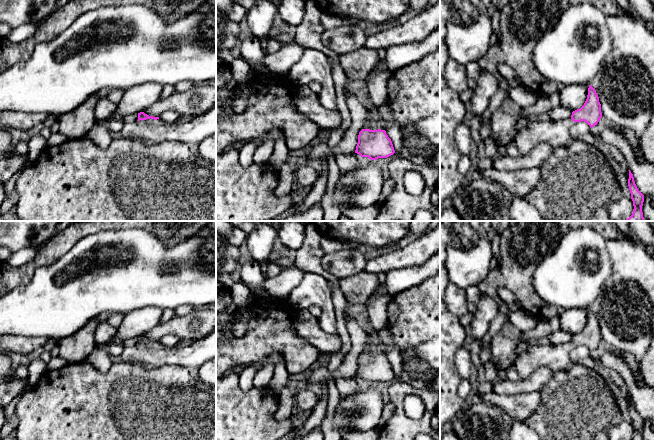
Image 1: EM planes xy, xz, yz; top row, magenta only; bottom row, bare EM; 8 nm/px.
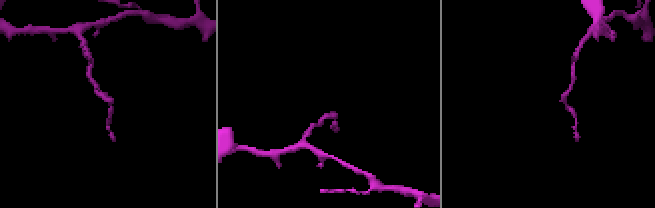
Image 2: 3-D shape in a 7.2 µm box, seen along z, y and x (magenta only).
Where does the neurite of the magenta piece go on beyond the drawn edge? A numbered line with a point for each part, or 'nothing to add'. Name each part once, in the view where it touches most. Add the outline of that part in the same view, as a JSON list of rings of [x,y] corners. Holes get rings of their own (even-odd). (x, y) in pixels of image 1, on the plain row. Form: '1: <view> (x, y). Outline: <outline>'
1: xz (375, 345). Outline: [[[366,330],[368,336],[369,336],[369,341],[367,343],[367,347],[365,348],[363,353],[370,353],[370,354],[385,354],[388,350],[387,344],[385,344],[380,335],[379,331],[371,331],[371,330]]]

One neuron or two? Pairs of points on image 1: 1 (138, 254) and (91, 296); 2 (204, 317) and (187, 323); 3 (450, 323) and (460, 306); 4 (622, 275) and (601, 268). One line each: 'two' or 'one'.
1: one
2: one
3: two
4: two

